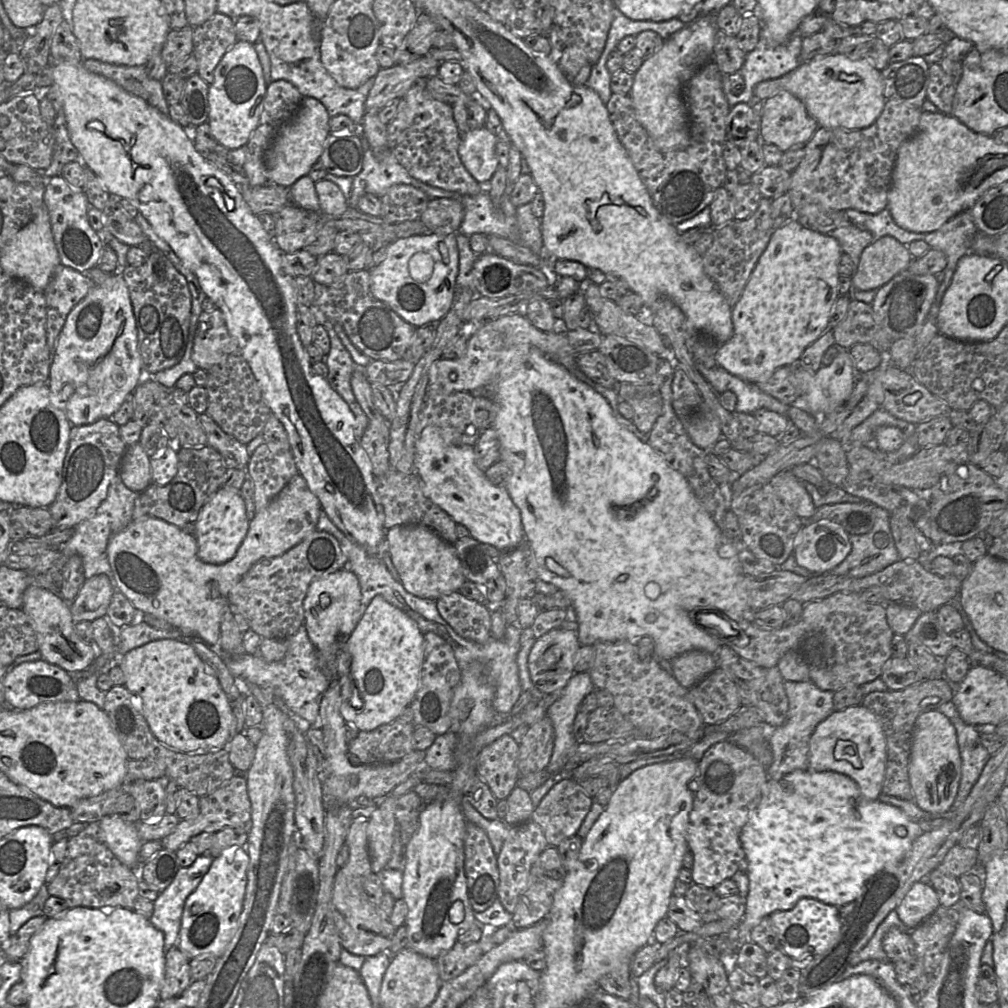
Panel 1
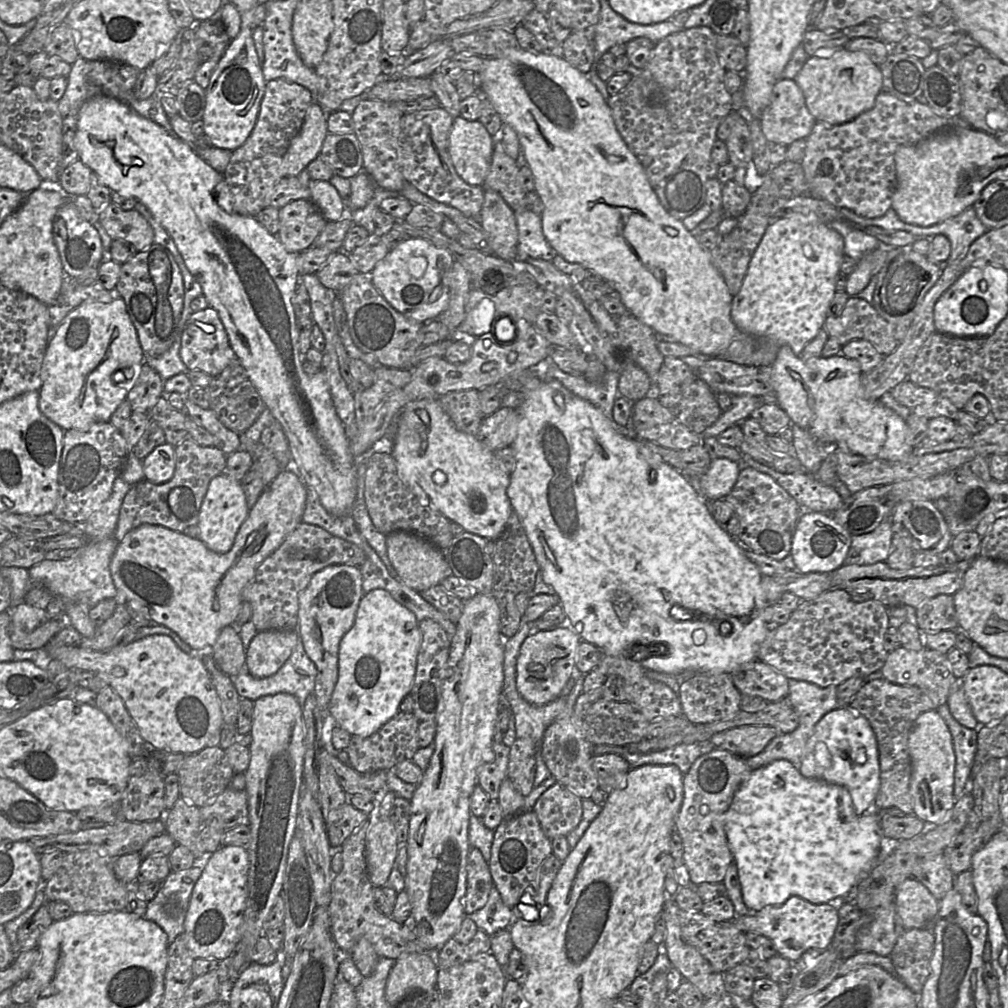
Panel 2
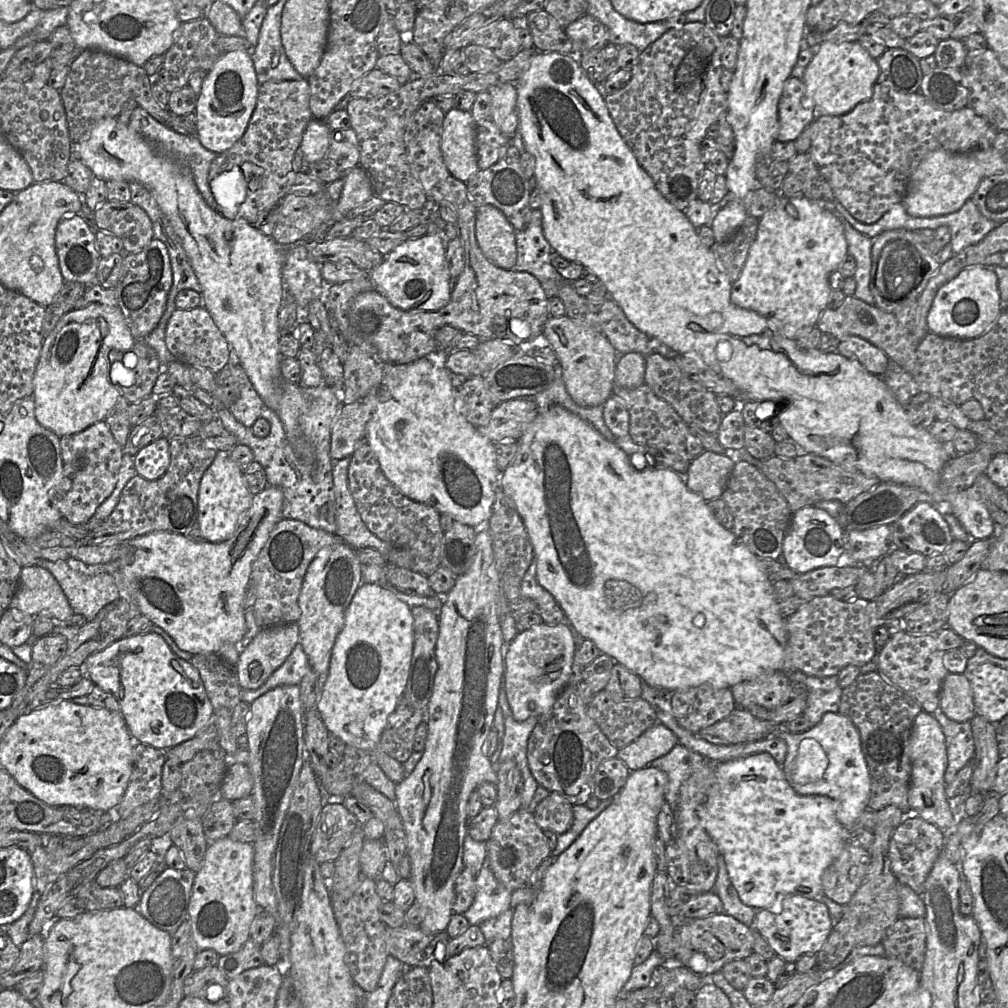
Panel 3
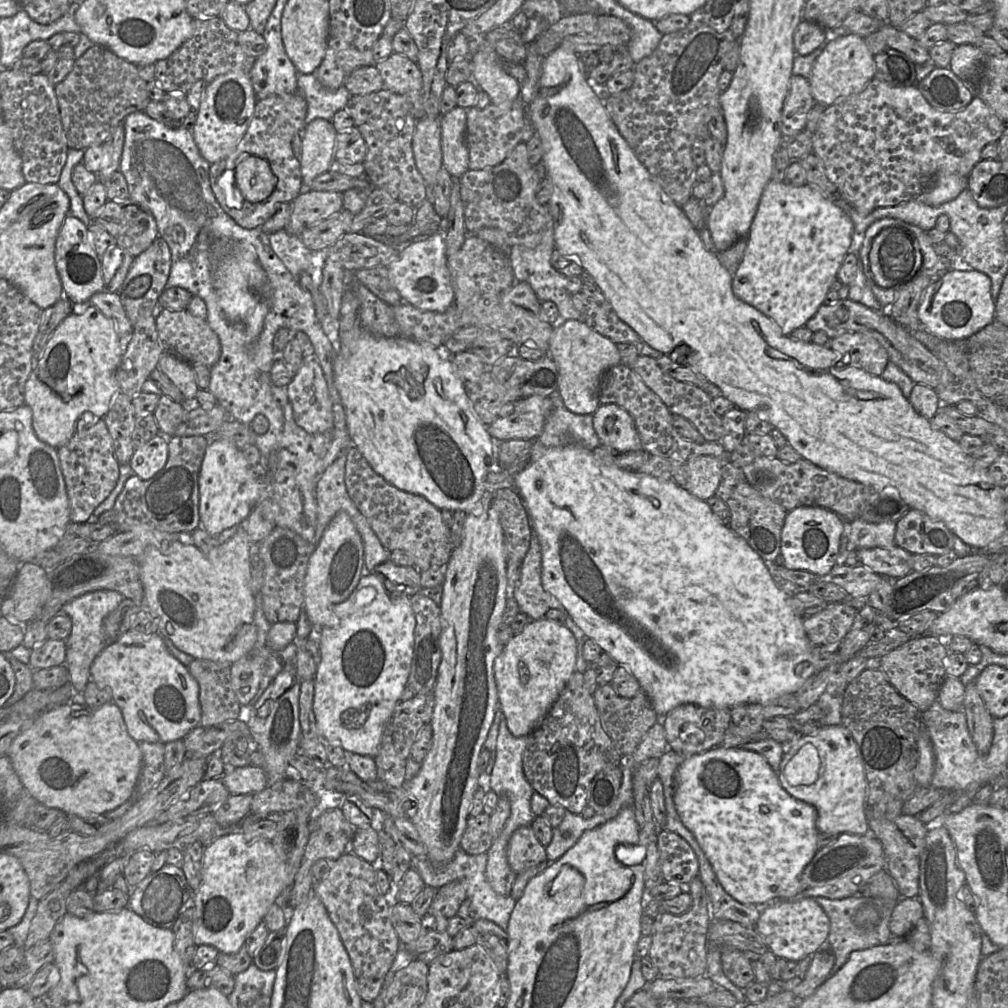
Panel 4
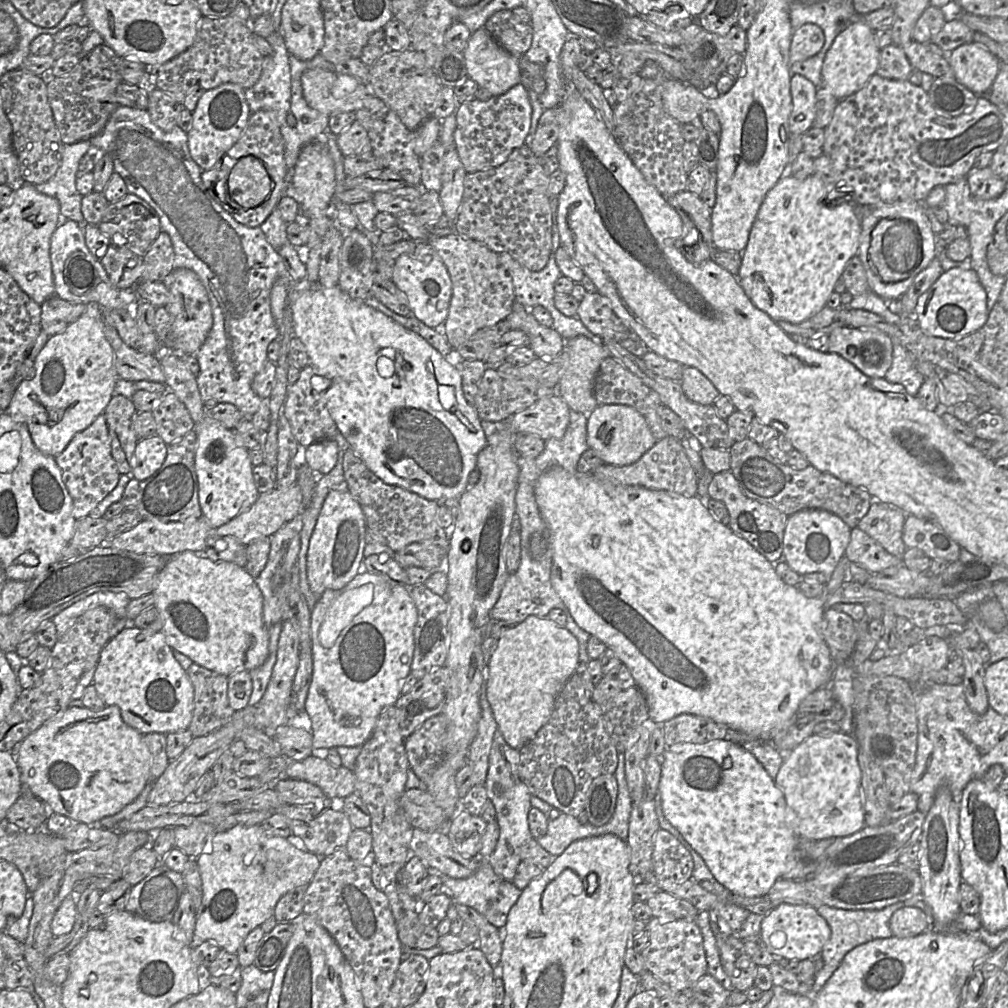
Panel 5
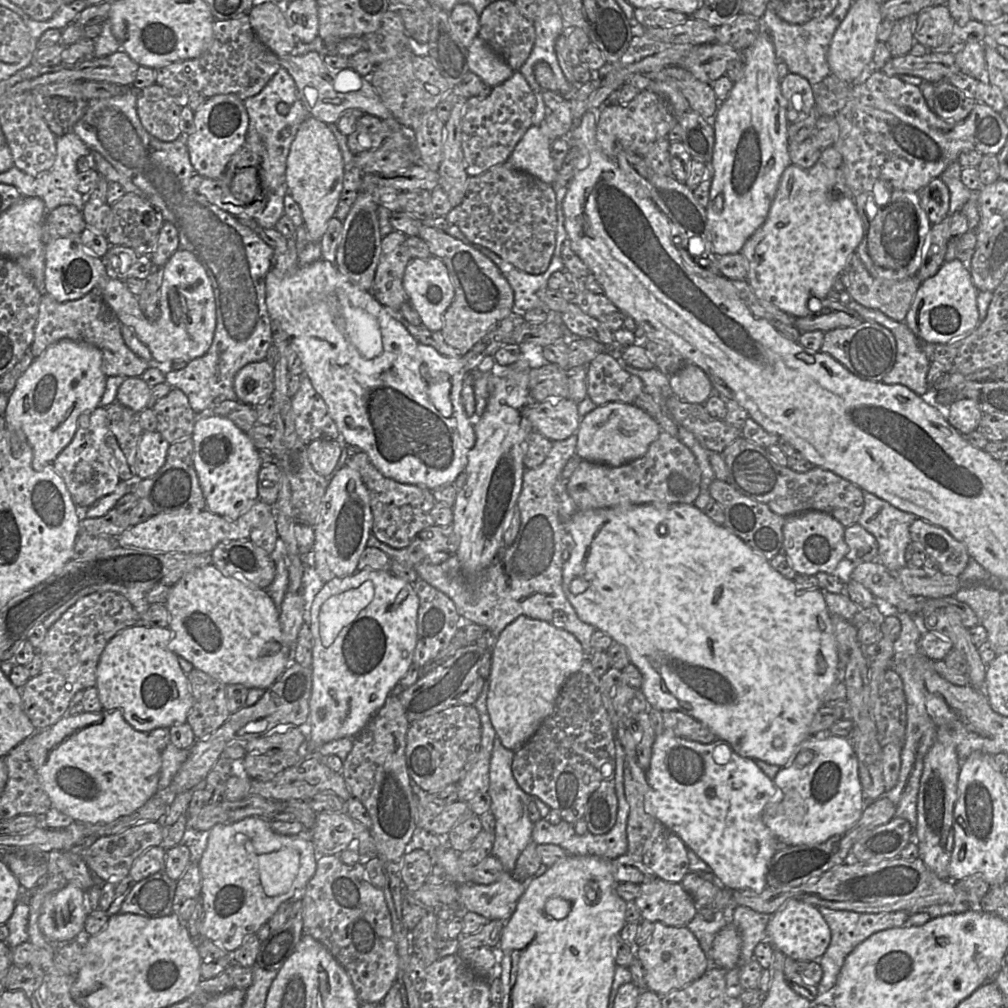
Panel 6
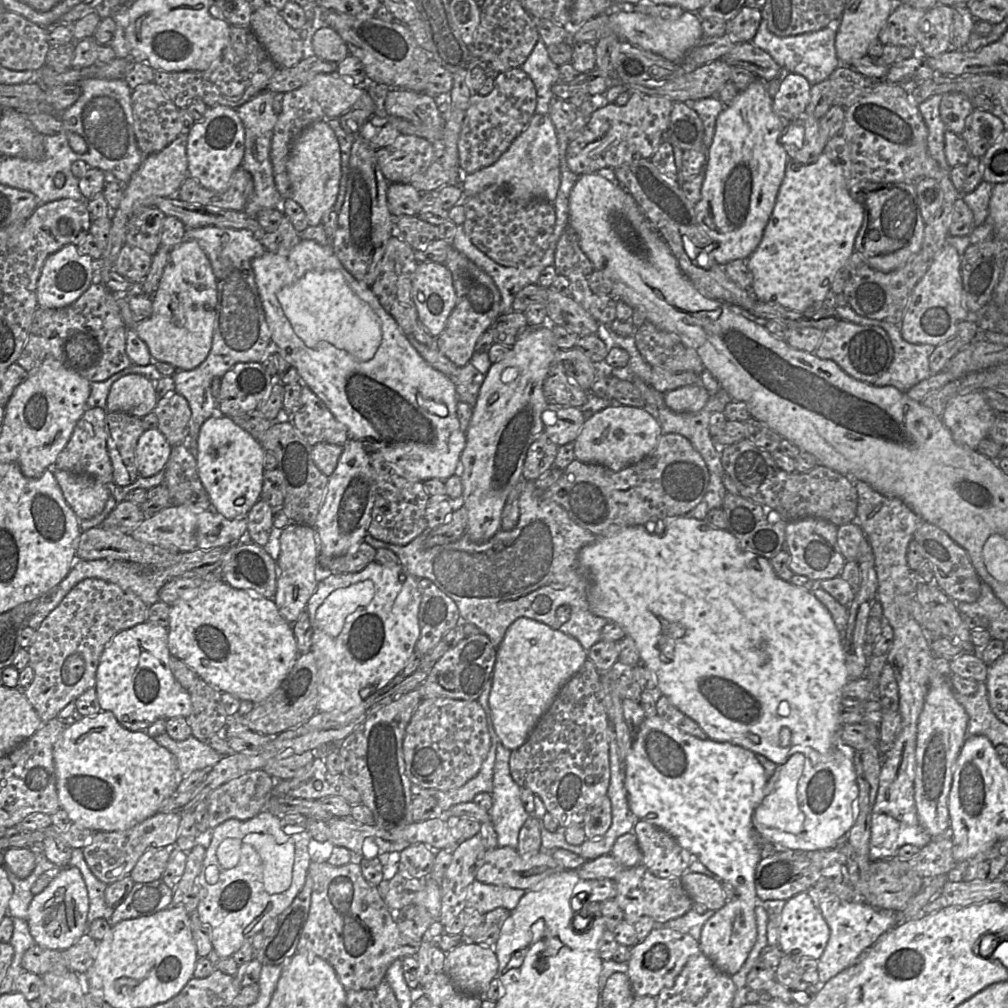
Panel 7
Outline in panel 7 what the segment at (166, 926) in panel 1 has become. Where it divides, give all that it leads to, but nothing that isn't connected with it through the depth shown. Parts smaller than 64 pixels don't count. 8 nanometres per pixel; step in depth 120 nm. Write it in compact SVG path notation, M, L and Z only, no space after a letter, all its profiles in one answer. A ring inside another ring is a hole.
M157 879L152 882L134 883L127 897L114 908L109 919L110 927L121 920L148 916L166 909L172 902L173 891Z

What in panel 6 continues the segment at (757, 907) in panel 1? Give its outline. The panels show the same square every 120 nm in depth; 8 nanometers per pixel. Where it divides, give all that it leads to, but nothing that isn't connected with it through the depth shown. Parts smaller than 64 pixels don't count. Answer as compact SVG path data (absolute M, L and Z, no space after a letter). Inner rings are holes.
M665 730L655 738L650 766L645 773L648 784L645 810L703 860L722 887L756 893L761 893L766 888L765 873L776 852L777 839L765 826L762 815L765 806L780 792L753 759L740 755L722 740L702 744Z

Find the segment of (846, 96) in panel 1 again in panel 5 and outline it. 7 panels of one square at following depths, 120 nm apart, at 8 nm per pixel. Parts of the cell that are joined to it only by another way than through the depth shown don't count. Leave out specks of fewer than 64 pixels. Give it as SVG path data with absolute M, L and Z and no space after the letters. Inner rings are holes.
M861 18L851 20L844 29L836 36L831 47L826 53L822 66L822 84L830 89L832 94L842 100L860 89L862 89L869 79L876 74L879 64L880 49L877 47L874 39L874 31L867 26Z

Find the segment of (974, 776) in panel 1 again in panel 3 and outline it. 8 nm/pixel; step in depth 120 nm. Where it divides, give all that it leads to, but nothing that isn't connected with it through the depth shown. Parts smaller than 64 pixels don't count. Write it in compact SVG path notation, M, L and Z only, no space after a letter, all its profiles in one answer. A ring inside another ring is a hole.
M940 706L932 714L939 722L945 736L947 767L944 782L948 785L953 782L958 771L973 760L975 744L972 729L969 721L956 722L949 719Z

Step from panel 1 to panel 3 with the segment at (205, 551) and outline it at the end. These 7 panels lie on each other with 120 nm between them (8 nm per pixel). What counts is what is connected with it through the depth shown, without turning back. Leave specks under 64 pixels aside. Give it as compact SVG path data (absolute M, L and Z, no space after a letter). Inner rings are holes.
M218 451L214 461L203 474L198 491L197 524L204 539L212 543L228 540L243 513L251 506L253 497L245 485L243 471L230 458L230 452Z

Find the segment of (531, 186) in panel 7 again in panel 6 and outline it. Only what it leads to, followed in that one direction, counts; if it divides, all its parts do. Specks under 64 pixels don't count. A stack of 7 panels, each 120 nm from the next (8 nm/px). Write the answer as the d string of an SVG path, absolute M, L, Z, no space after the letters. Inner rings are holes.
M532 125L505 163L552 185L558 171L555 170L551 156L551 144L552 141L542 132L540 126Z

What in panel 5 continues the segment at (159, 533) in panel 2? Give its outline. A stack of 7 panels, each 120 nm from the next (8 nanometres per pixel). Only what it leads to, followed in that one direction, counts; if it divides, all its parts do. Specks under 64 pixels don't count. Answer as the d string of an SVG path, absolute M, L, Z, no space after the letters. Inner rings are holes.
M187 550L169 557L152 593L155 596L154 606L162 616L160 631L164 633L166 642L194 663L229 677L237 671L251 671L267 659L269 635L263 621L263 596L256 579L246 568L233 562L212 561L204 551Z

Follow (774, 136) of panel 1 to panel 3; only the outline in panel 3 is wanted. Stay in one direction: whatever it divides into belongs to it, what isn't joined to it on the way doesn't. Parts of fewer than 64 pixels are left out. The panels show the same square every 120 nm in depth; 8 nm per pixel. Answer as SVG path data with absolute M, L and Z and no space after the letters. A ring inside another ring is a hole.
M790 76L778 103L779 130L776 141L794 142L816 117L813 108L809 107L803 81Z

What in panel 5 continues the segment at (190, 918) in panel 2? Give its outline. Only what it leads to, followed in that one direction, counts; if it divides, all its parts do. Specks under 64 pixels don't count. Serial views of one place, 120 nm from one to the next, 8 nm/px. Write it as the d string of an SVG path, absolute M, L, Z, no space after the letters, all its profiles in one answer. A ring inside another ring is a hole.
M237 825L208 839L196 862L201 877L202 904L192 942L199 945L210 941L228 953L236 953L246 936L274 915L283 895L311 882L321 857L300 850L286 838L267 836L260 825Z

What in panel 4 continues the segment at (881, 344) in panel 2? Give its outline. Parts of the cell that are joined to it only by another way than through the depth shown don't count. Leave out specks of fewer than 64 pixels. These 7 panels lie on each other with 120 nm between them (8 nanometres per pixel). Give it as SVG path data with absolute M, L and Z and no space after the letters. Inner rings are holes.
M849 298L839 299L832 306L821 305L816 314L806 323L805 327L813 333L822 331L831 339L846 332L869 334L884 346L888 352L889 360L900 367L915 383L936 388L948 382L948 369L945 363L914 338L907 328L896 322L890 315L871 309Z

